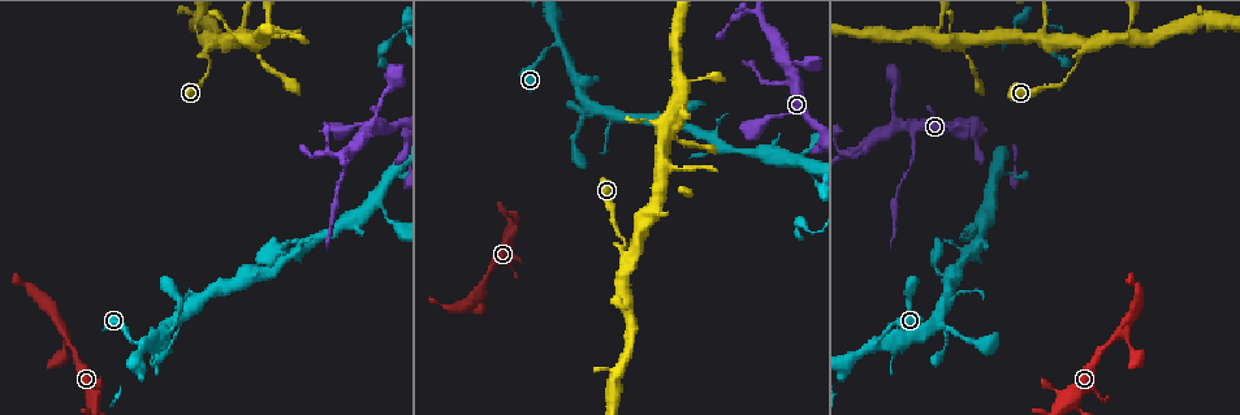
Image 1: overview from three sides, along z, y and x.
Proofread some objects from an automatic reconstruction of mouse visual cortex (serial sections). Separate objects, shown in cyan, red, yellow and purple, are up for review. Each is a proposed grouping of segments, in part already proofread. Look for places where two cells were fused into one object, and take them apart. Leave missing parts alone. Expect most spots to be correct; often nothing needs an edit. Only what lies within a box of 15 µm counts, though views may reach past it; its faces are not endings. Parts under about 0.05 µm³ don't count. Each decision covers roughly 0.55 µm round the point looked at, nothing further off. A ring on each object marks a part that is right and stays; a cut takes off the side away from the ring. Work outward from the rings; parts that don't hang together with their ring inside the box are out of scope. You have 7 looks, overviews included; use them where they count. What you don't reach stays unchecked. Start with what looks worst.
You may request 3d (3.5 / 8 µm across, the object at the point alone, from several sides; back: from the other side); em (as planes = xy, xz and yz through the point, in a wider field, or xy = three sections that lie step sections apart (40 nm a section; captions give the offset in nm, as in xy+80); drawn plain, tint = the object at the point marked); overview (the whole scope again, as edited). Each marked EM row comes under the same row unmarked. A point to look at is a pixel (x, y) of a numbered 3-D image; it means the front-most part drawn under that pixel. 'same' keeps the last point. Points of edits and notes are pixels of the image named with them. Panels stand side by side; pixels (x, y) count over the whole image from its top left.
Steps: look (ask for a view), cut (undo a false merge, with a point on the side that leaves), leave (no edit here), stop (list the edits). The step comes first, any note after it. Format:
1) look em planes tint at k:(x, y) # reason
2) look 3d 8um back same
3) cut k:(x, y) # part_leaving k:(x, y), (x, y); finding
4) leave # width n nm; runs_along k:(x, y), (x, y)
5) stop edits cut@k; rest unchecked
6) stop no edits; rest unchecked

look 3d 3.5um back at 1:(911, 142) # sudden change in width

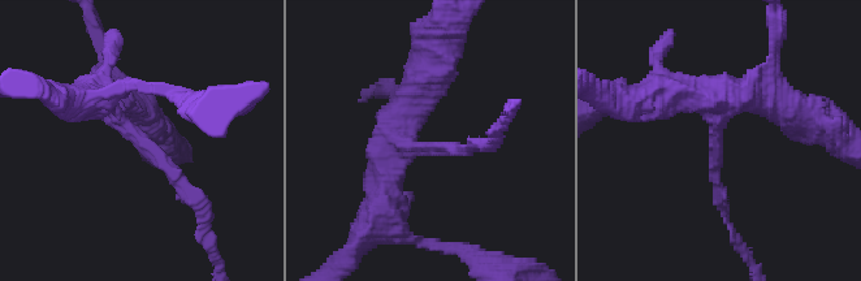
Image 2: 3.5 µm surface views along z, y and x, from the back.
look em xy step 2 tint at 2:(137, 139) # arm_widths 150, 400 nm; shape alone is not enough

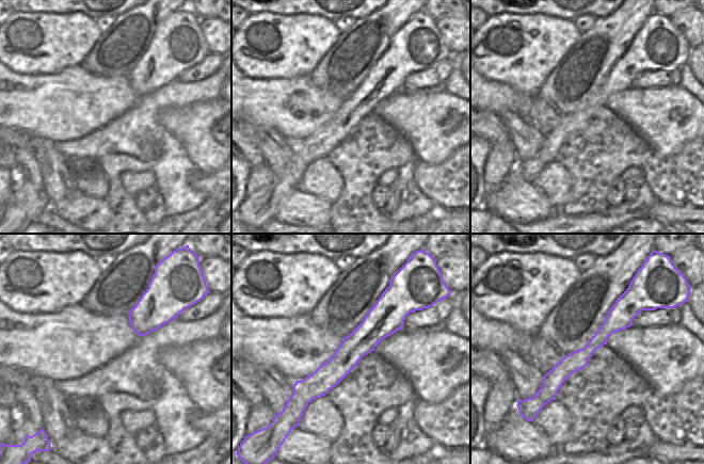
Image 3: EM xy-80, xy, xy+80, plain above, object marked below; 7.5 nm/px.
look em xy step 5 tint same

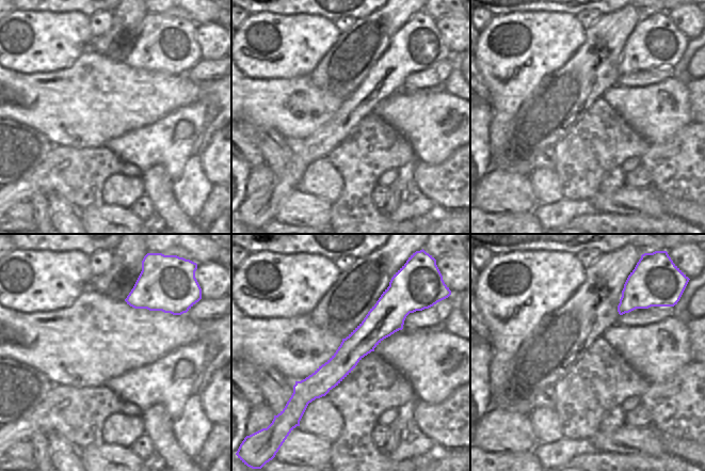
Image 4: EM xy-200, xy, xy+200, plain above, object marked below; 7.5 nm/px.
leave # runs_along 2:(95, 93), (199, 208); all the same cell

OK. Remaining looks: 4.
look 3d 3.5um back at 1:(95, 394) # thick turns thin

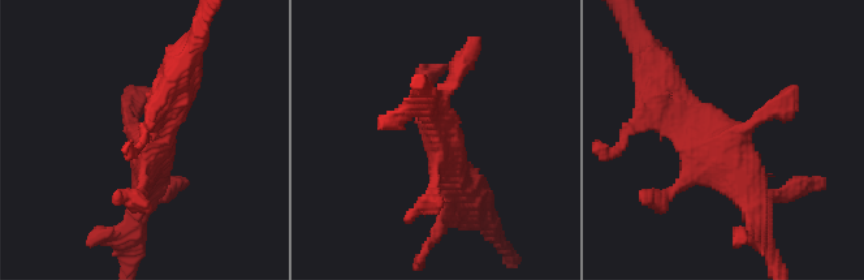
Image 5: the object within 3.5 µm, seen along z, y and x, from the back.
look em xy step 3 tint at 5:(138, 137)

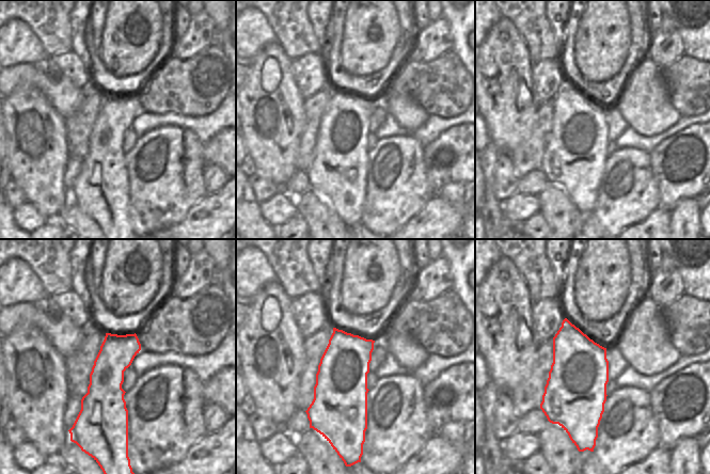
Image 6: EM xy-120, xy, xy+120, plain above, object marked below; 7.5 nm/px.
leave # runs_along 5:(461, 185), (420, 110), (440, 69); continuous, no second cell

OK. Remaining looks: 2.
stop no edits; rest unchecked

